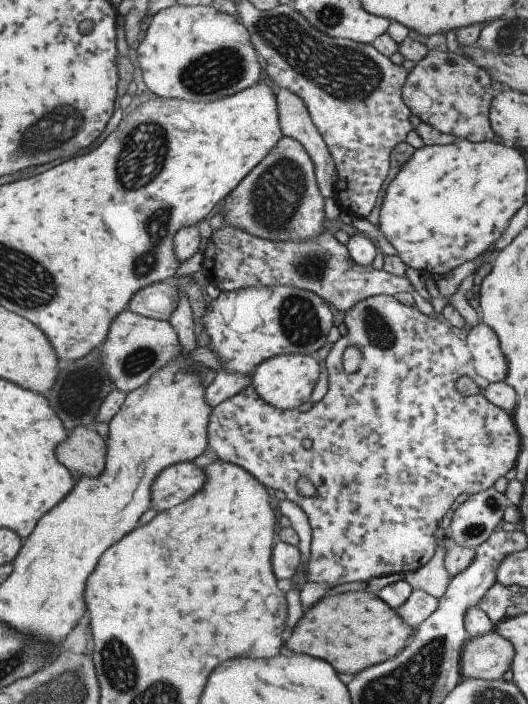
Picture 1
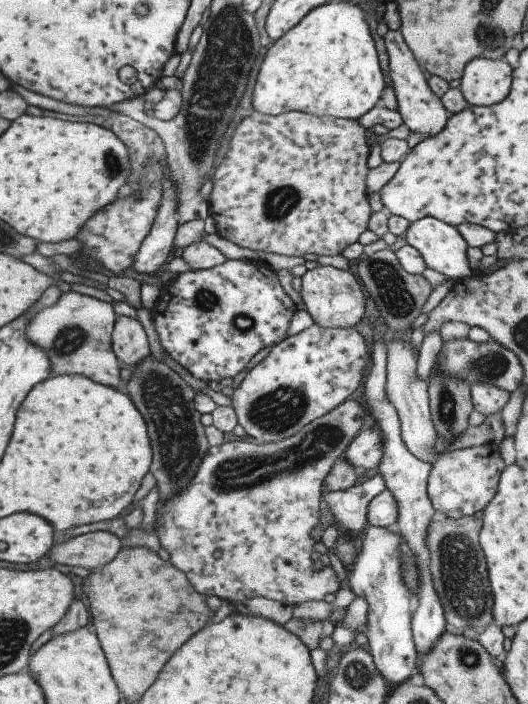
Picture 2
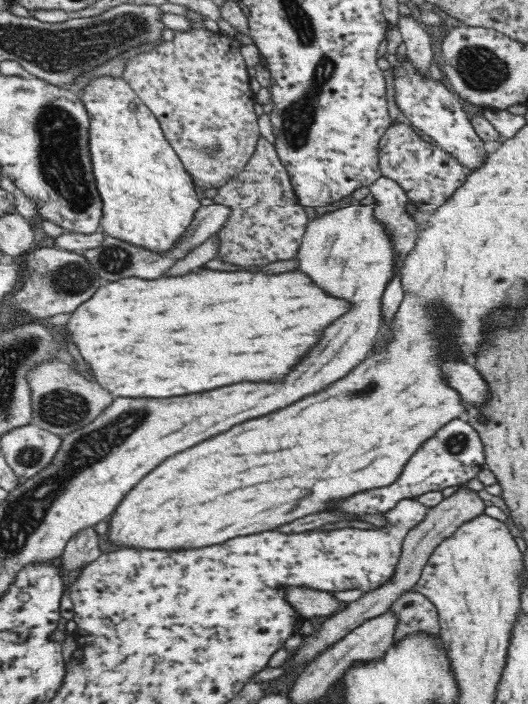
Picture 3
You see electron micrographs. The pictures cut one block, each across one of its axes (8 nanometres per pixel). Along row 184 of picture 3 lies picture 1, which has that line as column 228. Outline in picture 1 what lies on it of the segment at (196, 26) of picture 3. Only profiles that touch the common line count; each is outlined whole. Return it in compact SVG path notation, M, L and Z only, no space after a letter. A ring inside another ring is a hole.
M281 136L276 145L224 198L225 205L220 212L224 216L223 225L239 227L253 236L272 241L304 241L319 236L324 229L323 199L316 183L314 166L310 156L306 154L306 150L300 142L293 140L291 137Z

